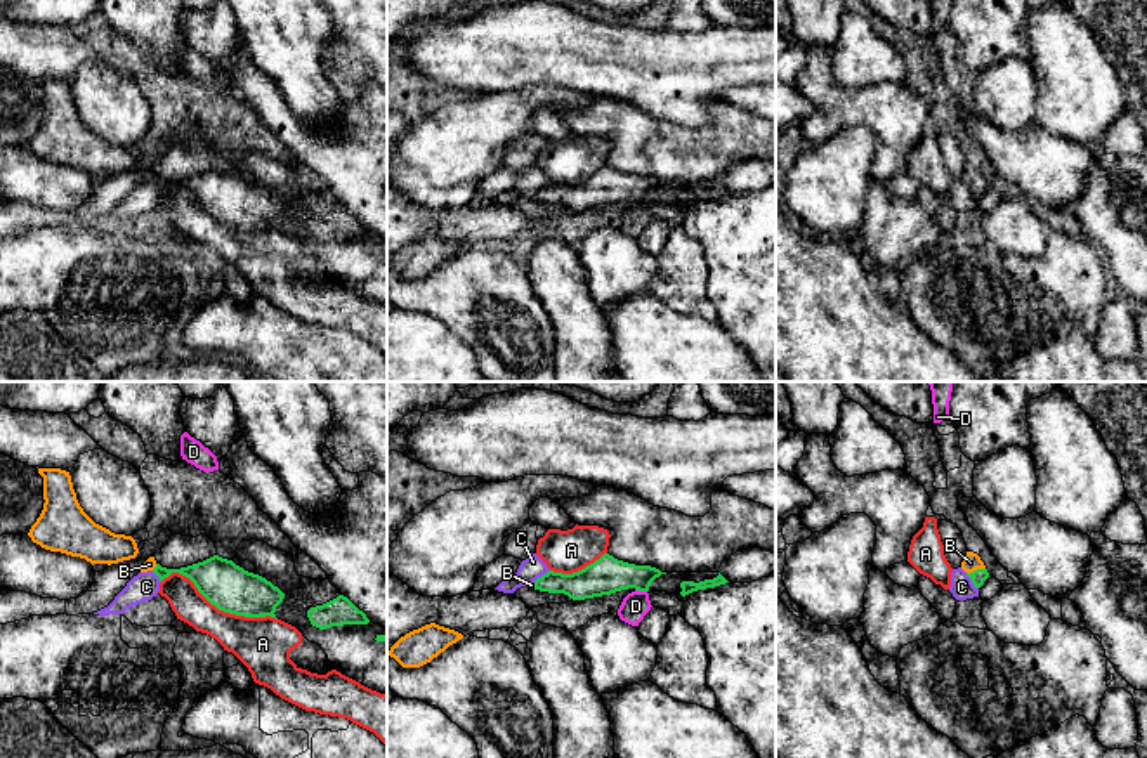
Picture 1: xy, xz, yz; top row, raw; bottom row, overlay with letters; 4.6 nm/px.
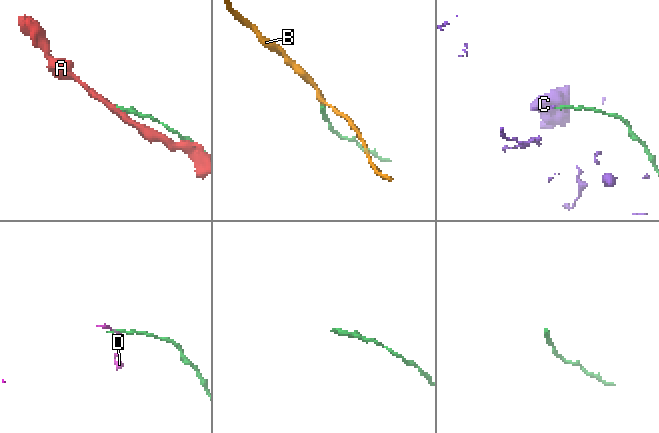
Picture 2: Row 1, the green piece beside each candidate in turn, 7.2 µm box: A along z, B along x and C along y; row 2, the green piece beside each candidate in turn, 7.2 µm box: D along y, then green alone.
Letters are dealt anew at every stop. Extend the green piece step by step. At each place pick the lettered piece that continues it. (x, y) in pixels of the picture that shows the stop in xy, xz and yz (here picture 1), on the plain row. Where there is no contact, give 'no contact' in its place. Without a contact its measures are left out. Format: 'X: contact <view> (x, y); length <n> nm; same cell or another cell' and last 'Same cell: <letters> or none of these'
A: contact xy (219, 221); length 550 nm; another cell
B: contact yz (977, 181); length 90 nm; same cell
C: contact yz (972, 193); length 100 nm; another cell
D: contact xz (641, 202); length 60 nm; another cell
Same cell: B

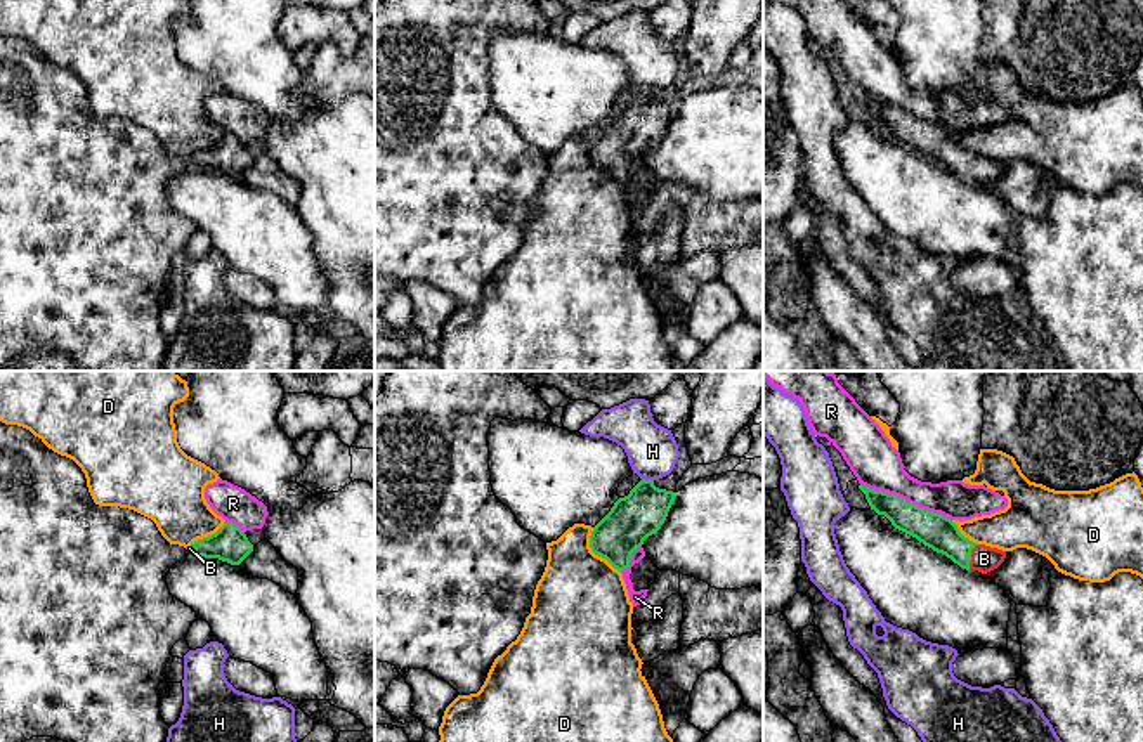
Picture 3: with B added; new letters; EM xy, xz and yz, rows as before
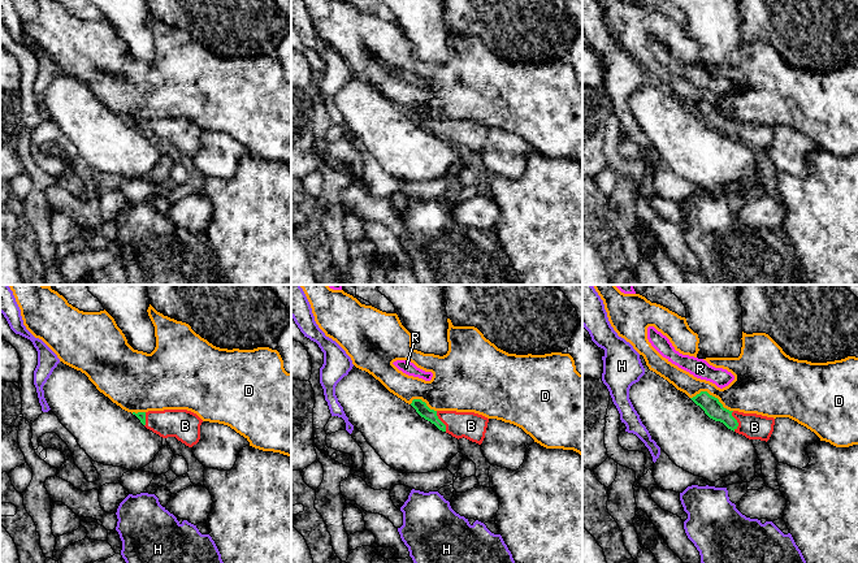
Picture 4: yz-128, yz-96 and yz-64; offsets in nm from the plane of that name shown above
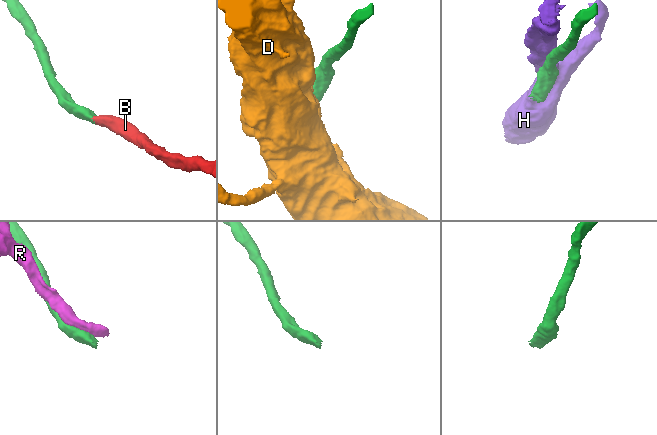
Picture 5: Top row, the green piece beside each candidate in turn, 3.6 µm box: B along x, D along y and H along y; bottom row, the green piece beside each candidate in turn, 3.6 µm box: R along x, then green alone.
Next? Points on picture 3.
B: contact yz (970, 169); length 130 nm; same cell
D: contact xz (595, 165); length 260 nm; another cell
H: contact xz (647, 92); length 60 nm; another cell
R: contact yz (904, 111); length 460 nm; another cell
Same cell: B

